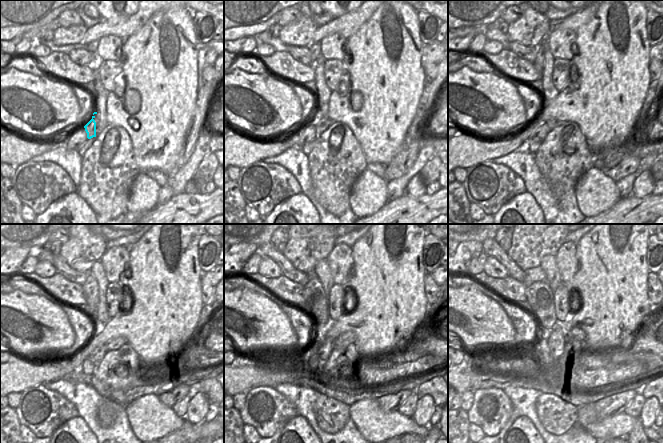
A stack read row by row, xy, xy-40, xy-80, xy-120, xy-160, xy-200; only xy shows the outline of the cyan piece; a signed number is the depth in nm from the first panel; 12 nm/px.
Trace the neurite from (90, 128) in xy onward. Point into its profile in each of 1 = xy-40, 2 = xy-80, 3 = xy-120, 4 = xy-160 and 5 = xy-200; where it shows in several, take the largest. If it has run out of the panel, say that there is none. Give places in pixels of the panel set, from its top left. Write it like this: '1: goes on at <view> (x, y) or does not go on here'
1: goes on at xy-40 (322, 123)
2: goes on at xy-80 (552, 123)
3: goes on at xy-120 (113, 344)
4: goes on at xy-160 (346, 338)
5: goes on at xy-200 (578, 334)

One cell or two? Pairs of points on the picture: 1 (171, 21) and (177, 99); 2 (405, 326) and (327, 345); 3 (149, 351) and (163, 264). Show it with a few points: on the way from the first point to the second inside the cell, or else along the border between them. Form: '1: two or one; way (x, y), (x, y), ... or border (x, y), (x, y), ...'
1: one; way (171, 40), (171, 58), (176, 63), (176, 80)
2: two; border (335, 338), (326, 338), (317, 350)
3: one; way (159, 329), (160, 286)

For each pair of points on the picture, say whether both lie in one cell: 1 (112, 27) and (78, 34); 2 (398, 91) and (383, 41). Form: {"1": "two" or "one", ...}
{"1": "two", "2": "one"}

